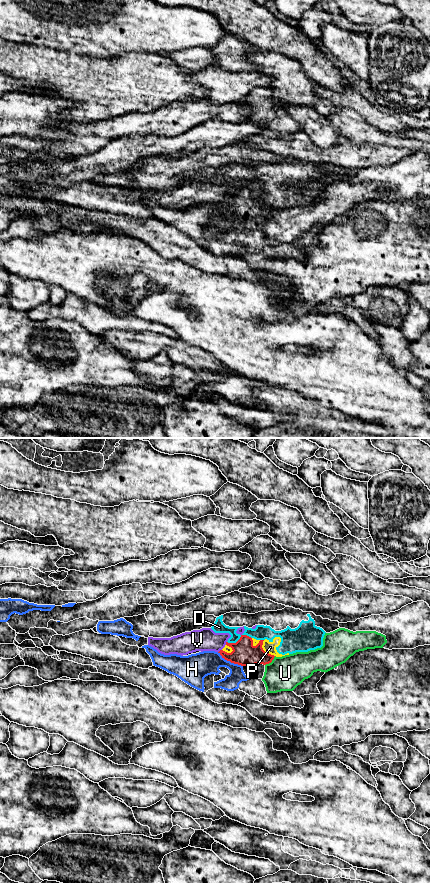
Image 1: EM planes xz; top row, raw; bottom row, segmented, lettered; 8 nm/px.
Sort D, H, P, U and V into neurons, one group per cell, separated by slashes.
D P / H / U / V

